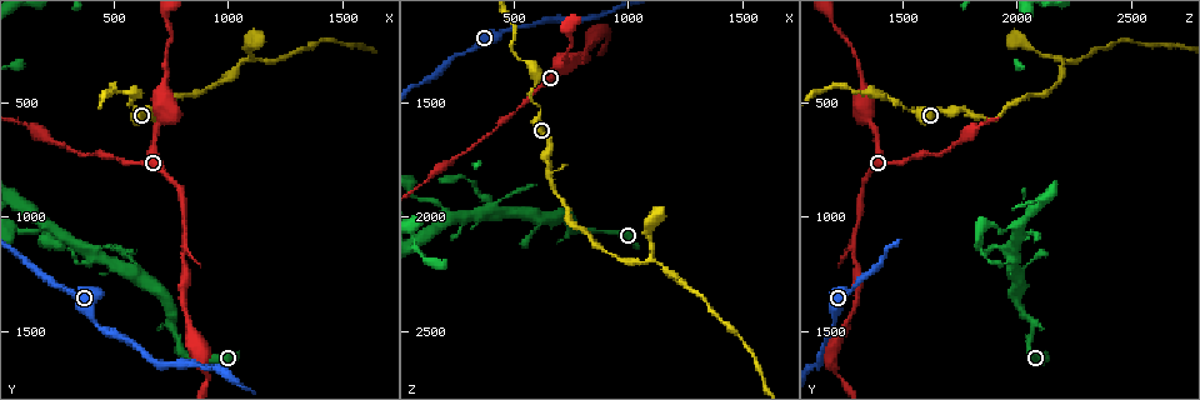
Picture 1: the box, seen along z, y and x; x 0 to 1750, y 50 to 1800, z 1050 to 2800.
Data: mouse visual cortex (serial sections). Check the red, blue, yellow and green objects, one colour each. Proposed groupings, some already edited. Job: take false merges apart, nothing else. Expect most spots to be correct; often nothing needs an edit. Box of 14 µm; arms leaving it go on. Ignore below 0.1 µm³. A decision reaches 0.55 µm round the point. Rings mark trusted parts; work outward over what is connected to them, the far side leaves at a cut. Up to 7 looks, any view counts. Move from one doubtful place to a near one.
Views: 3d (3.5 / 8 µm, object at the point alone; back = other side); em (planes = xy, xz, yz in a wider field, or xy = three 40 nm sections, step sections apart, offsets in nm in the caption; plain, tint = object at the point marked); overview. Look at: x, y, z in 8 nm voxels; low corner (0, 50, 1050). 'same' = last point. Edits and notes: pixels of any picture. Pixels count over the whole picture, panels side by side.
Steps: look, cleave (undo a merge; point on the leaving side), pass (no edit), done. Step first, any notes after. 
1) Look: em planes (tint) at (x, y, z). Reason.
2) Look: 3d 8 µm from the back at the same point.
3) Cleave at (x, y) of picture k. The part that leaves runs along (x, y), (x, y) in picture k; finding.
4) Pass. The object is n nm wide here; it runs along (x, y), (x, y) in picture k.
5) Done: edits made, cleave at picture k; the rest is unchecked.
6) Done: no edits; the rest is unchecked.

Look: 3d 3.5 µm at (230, 670, 1760). Sudden change in width.

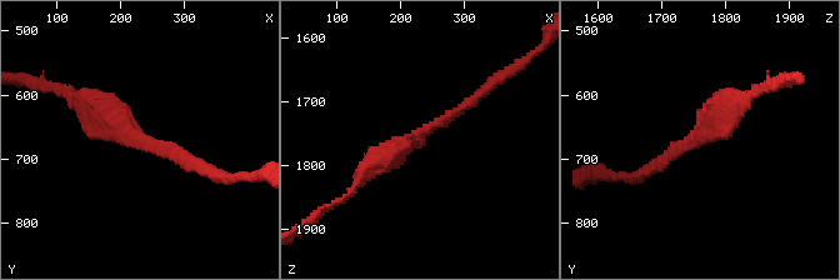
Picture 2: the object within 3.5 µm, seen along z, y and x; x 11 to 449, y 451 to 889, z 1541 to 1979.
Look: em planes (tint) at (230, 675, 1755). Shape alone is not enough.

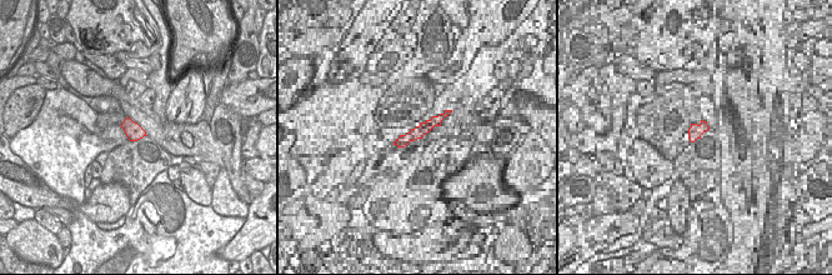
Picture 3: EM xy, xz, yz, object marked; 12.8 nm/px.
Look: em xy step 1 (tint) at the same point. Another direction.

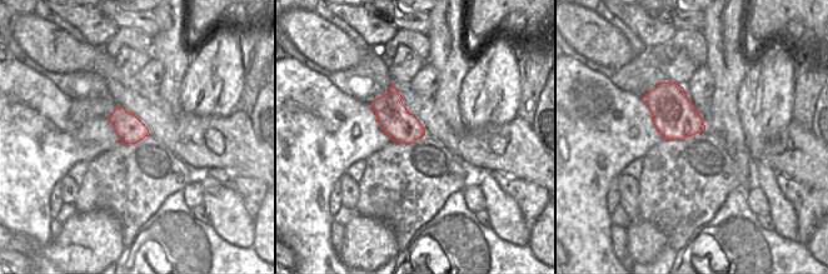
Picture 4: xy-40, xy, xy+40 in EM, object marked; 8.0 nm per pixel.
Pass. The object is 260 nm wide here; it runs along (485, 90), (363, 176) in picture 2; one cell here.

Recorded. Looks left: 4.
Look: 3d 3.5 µm at (210, 1040, 2000). Three arms meet.

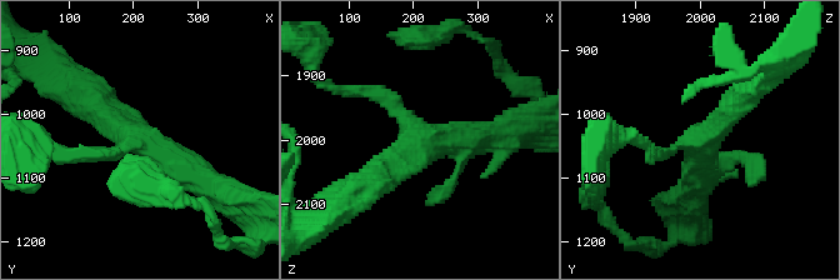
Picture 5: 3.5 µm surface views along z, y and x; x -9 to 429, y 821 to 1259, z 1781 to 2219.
Look: em xy step 3 (tint) at (220, 1045, 2010). 3 arms meet here; the arms are 200, 300, 400 nm wide; need the tissue.

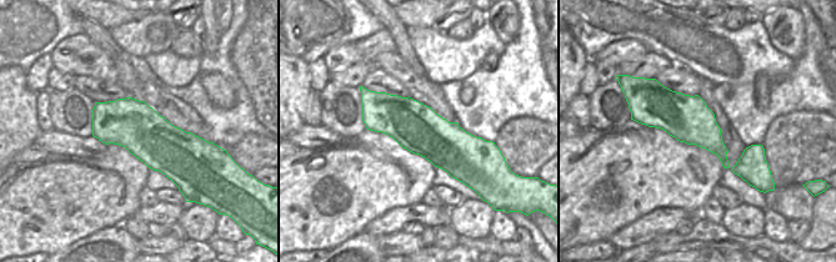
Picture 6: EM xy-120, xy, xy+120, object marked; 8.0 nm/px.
Pass. It runs along (364, 95), (445, 145), (482, 145) in picture 6; continuous, no second cell.

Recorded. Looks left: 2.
Look: em xy step 1 (tint) at (650, 550, 1790). Narrows sharply.

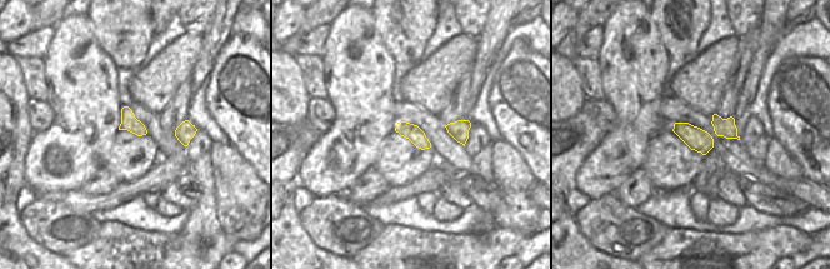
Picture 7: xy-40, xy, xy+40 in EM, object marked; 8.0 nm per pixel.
Look: 3d 3.5 µm at the same point. Wider look.

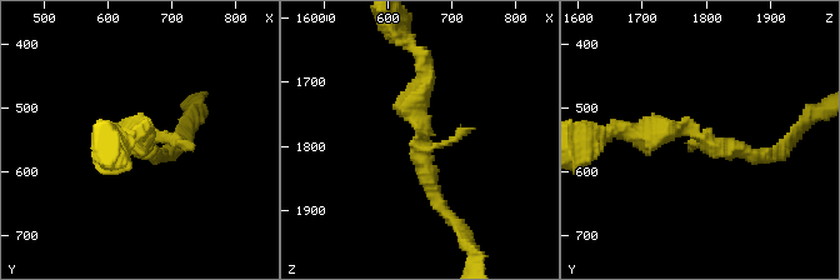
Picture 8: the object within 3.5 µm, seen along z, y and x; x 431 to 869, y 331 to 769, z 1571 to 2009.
Pass. It runs along (424, 70), (420, 148), (448, 215) in picture 8; one cell here.

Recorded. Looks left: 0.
Done: no edits; the rest is unchecked.

